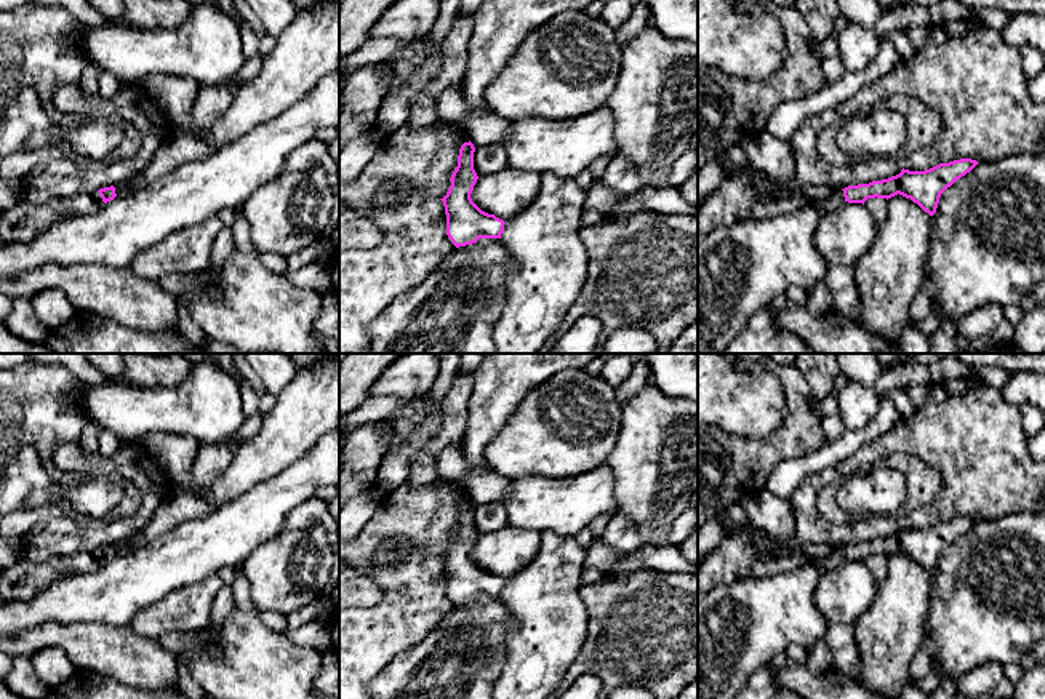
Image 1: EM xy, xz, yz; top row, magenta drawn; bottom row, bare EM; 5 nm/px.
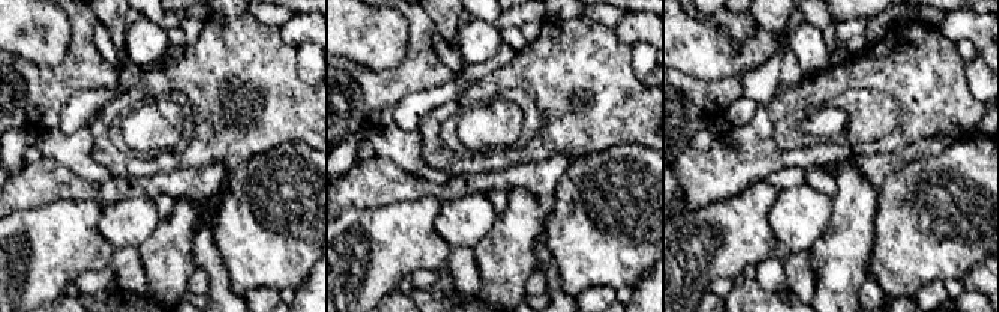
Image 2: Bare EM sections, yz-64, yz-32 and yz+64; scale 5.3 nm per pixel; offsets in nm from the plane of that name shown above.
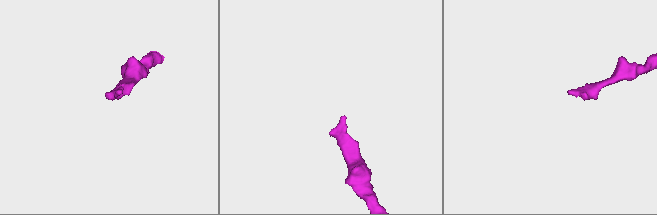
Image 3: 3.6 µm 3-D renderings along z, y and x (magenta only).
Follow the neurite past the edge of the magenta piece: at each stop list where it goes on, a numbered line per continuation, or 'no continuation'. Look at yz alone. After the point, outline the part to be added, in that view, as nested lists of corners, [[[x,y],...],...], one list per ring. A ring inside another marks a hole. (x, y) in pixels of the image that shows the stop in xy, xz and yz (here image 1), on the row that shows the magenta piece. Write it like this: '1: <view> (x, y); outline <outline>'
1: yz (744, 197); outline [[[738,174],[725,178],[722,184],[698,205],[698,242],[714,229],[735,222],[773,218],[813,206],[821,214],[845,203],[843,190],[835,190],[827,200],[811,200],[803,192],[770,197],[770,181],[765,174]]]

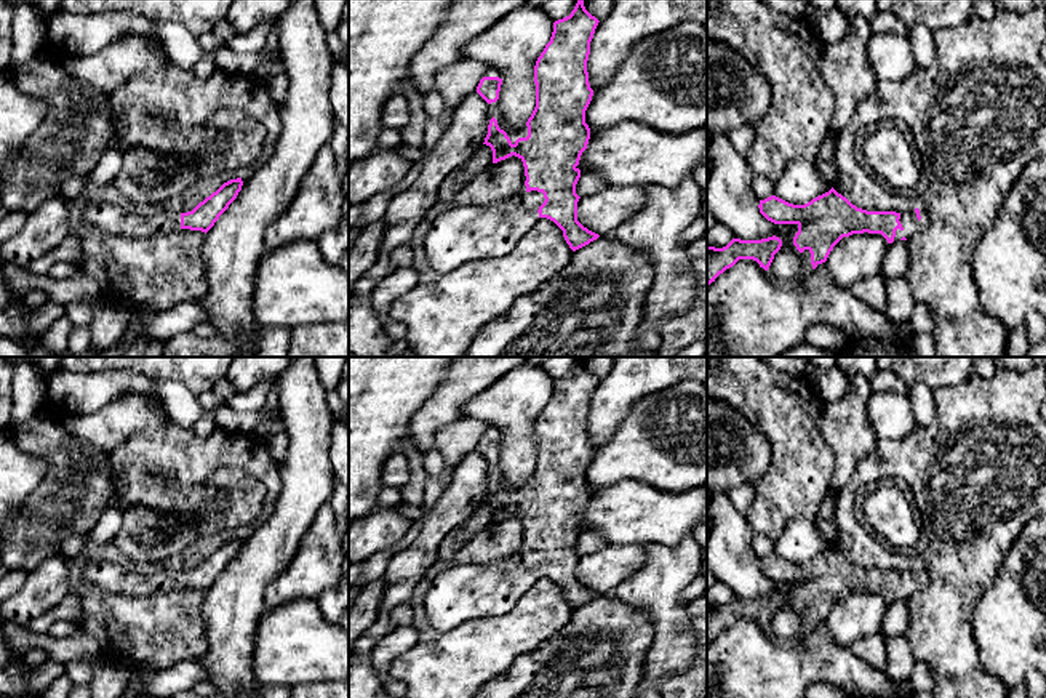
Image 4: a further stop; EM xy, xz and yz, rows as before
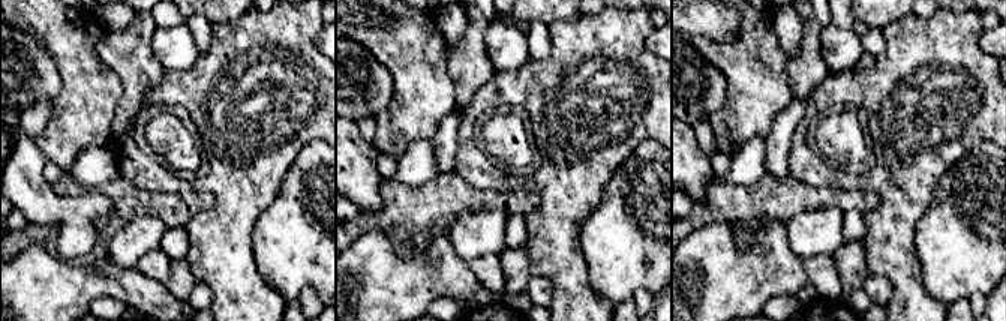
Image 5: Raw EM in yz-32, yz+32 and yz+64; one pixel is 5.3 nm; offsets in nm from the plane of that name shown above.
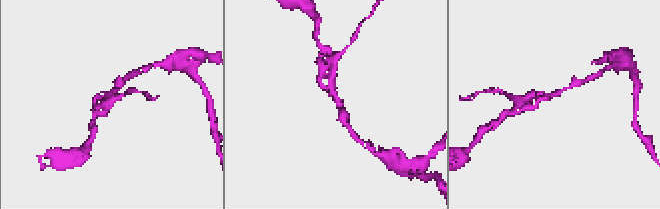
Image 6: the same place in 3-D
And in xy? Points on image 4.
1: xy (114, 220); outline [[[93,200],[85,207],[83,219],[102,234],[117,237],[154,237],[181,229],[181,211],[174,207],[155,215],[147,215],[144,211],[110,205],[102,200]]]

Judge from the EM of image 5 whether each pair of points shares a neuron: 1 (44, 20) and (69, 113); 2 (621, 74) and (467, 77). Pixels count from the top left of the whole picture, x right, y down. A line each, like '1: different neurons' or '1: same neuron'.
1: same neuron
2: different neurons

